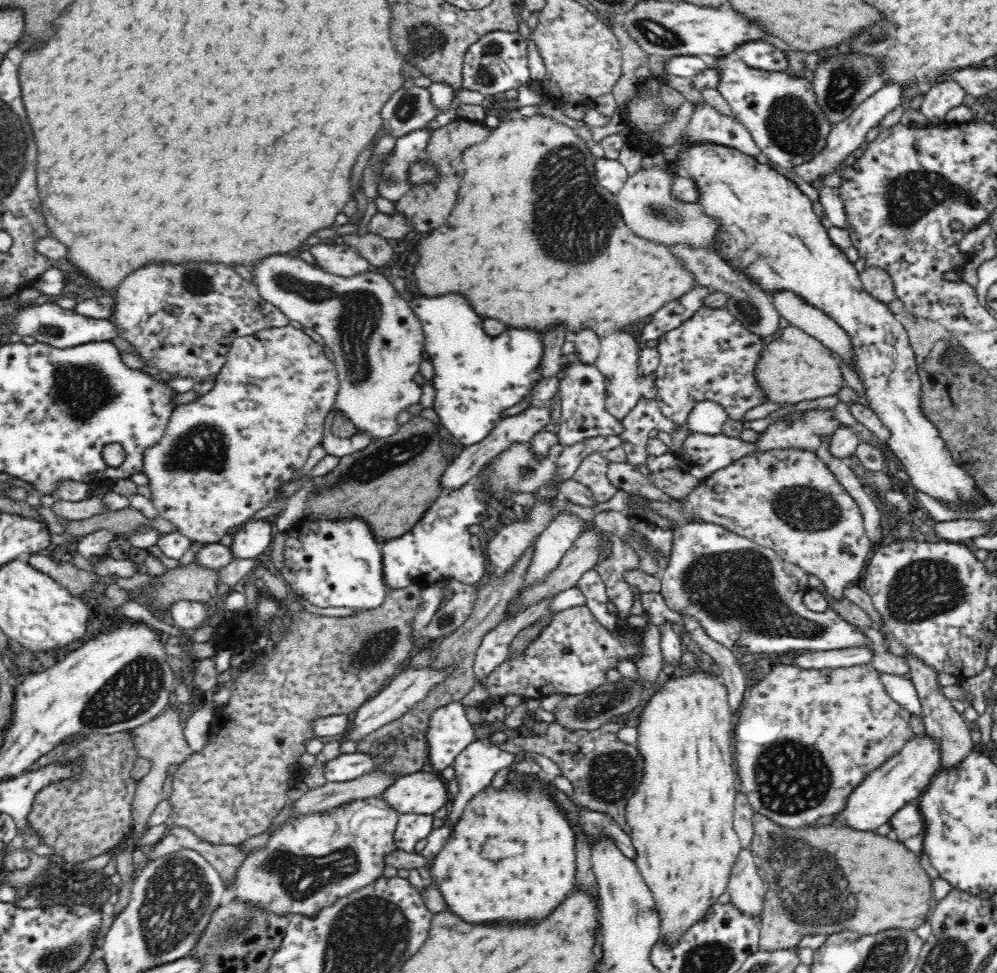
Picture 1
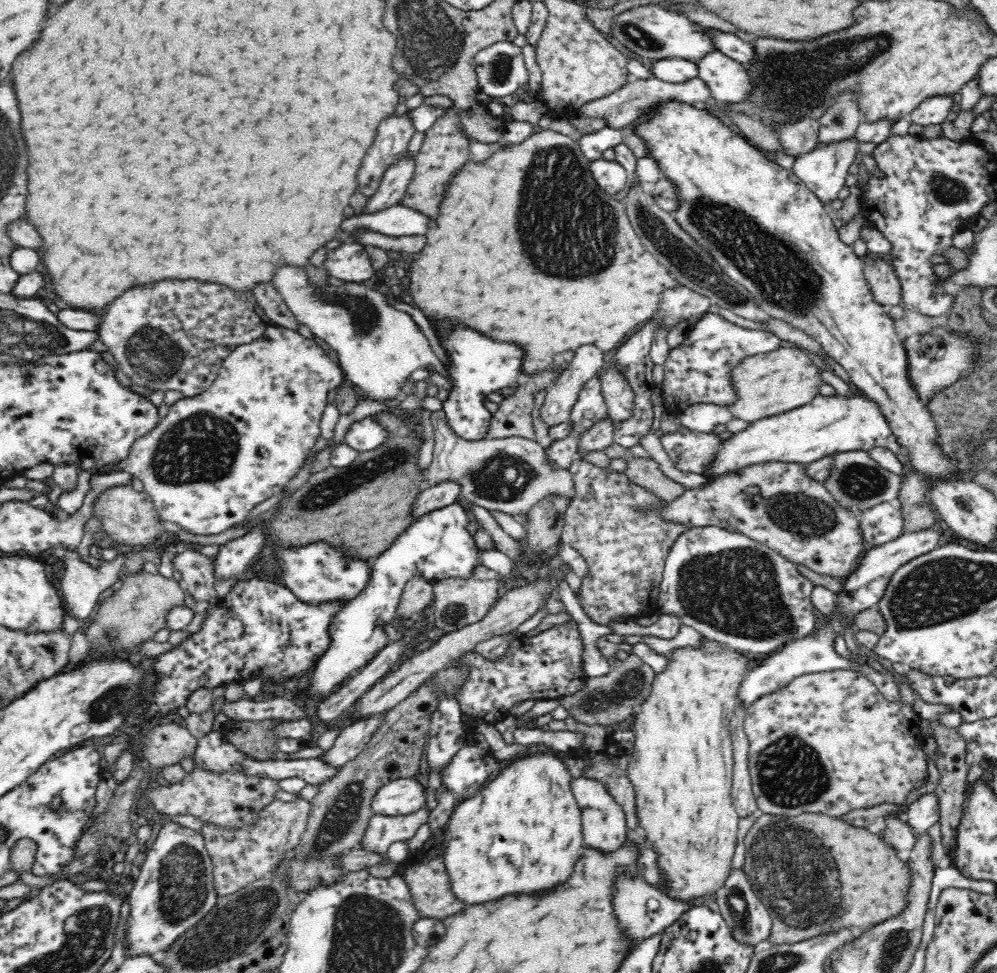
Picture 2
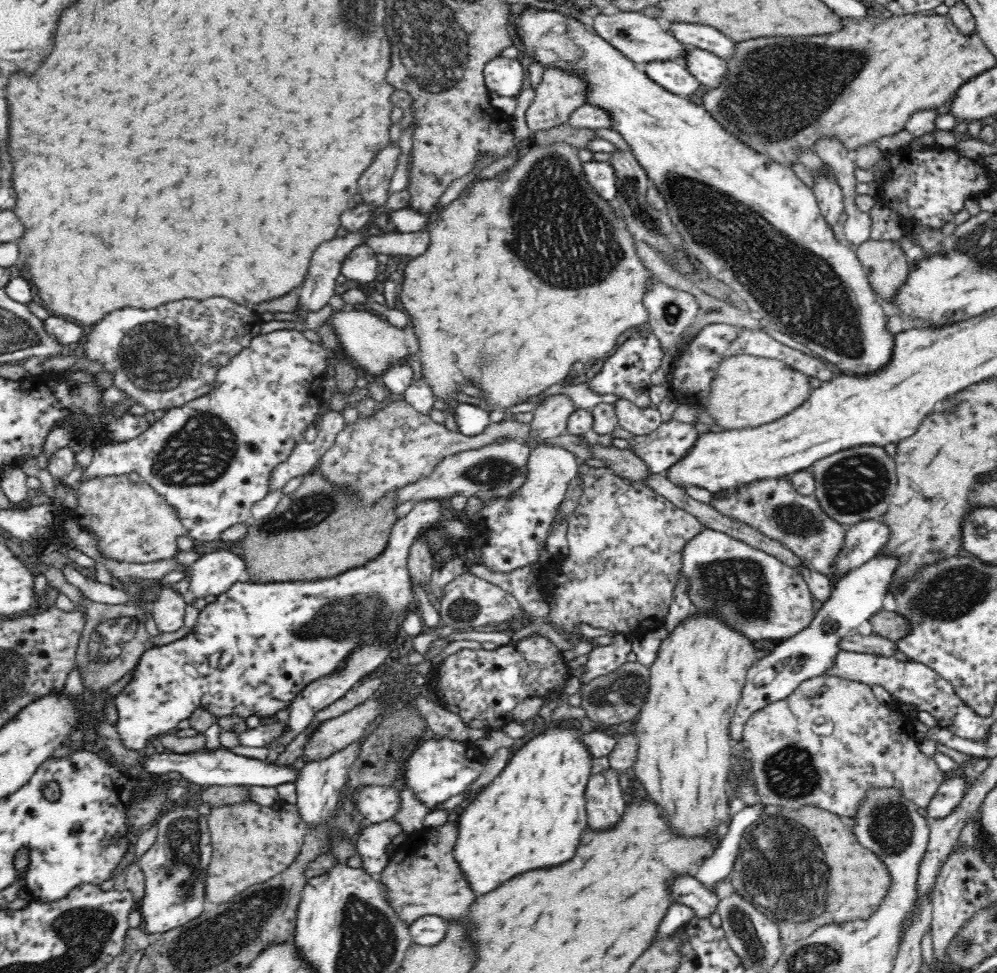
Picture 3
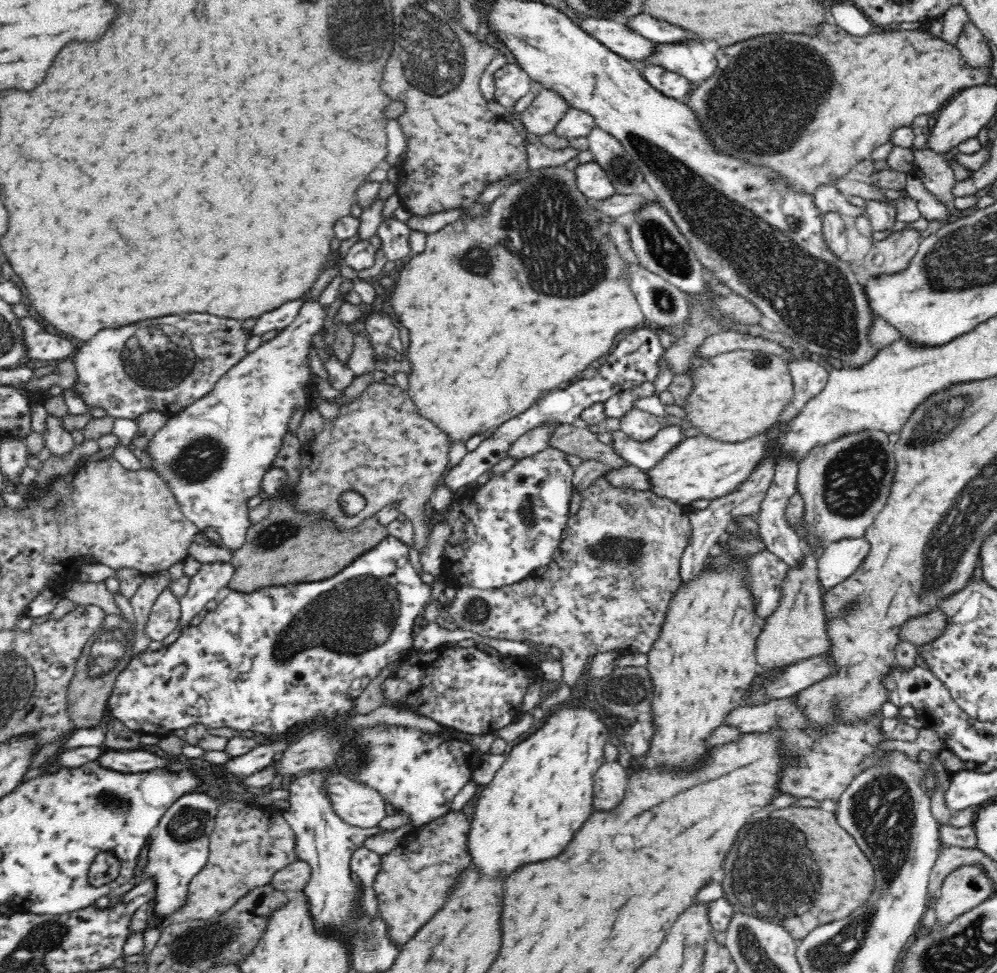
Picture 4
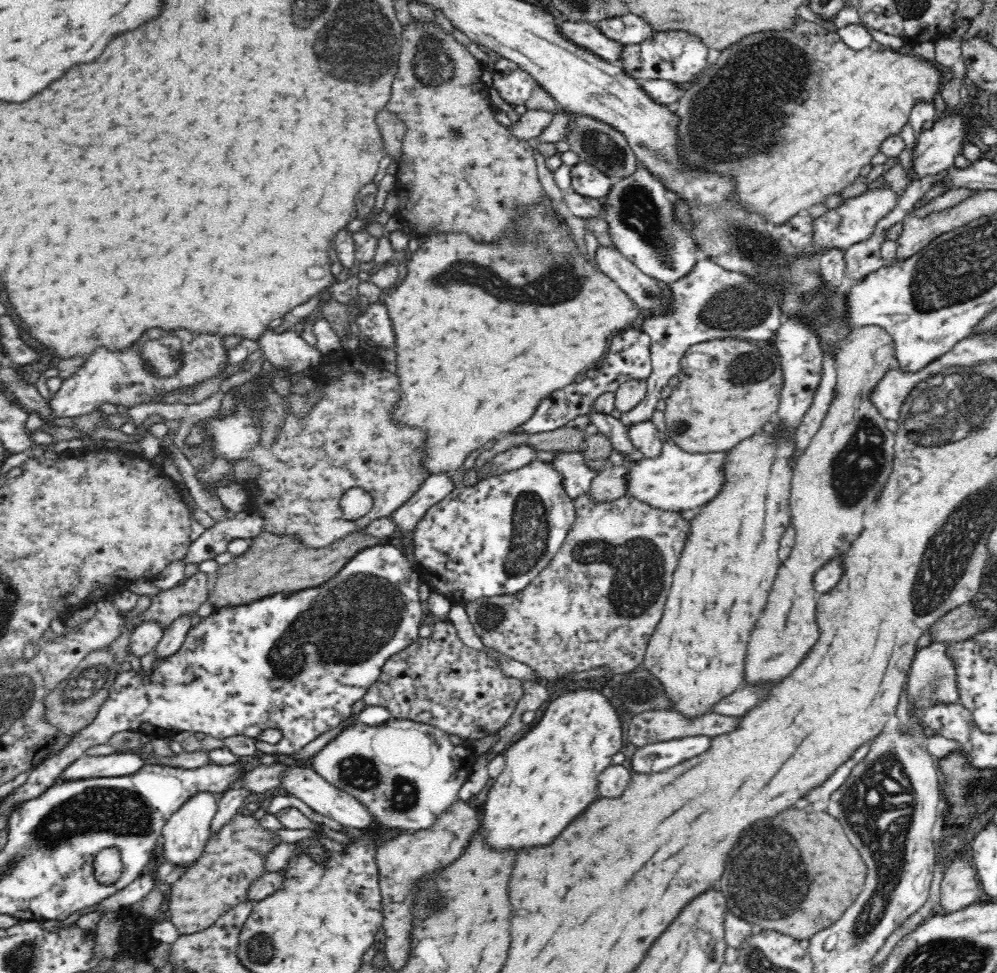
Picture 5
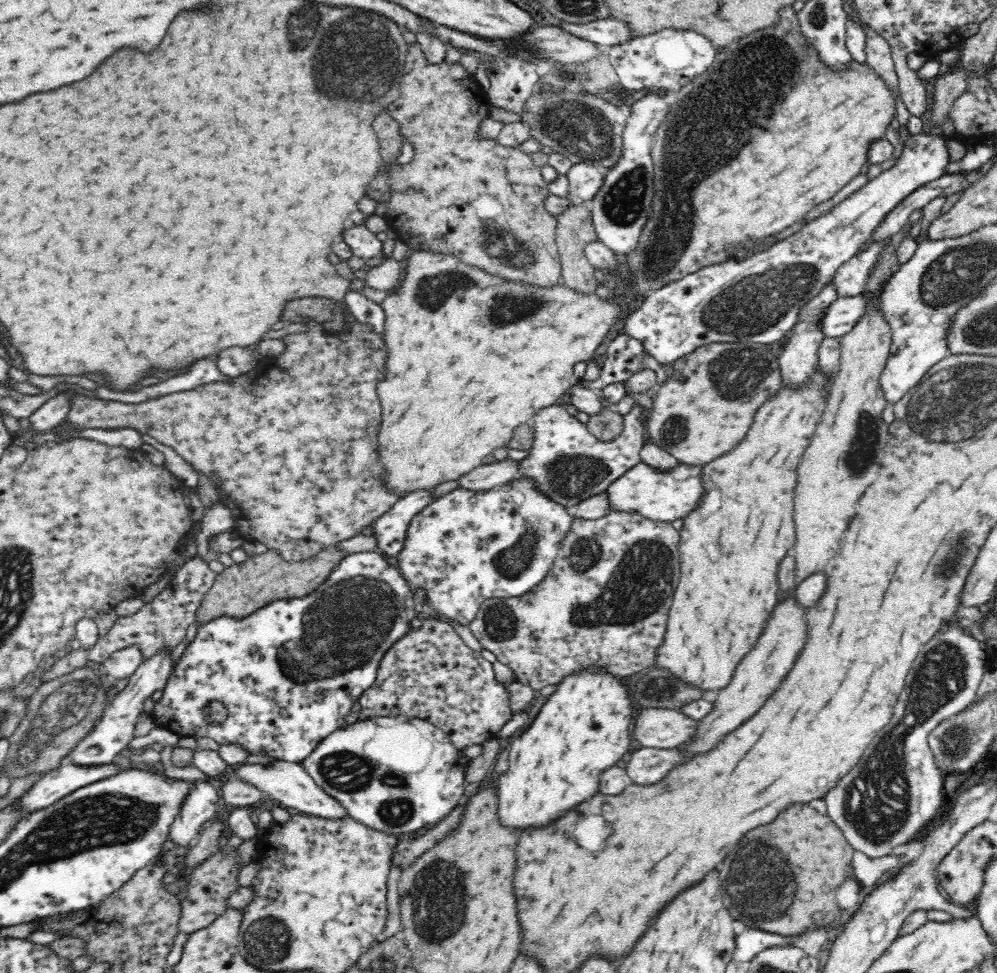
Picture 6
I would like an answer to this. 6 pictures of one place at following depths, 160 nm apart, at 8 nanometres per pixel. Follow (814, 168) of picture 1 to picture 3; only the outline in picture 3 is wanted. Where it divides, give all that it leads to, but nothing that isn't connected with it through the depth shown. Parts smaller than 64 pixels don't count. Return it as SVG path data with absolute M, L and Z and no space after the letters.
M833 173L829 174L829 176L831 177L816 174L813 192L826 223L832 228L835 224L839 224L838 220L842 212L844 212L844 204L842 189L837 179Z

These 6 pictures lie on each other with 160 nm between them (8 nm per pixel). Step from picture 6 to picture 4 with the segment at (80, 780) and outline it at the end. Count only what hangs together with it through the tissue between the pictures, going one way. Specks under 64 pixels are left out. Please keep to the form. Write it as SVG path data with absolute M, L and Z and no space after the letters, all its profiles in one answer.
M138 748L128 751L106 752L106 754L101 754L96 763L100 767L114 769L116 772L138 773L164 768L168 764L168 759L164 760L164 758L160 758L156 754Z

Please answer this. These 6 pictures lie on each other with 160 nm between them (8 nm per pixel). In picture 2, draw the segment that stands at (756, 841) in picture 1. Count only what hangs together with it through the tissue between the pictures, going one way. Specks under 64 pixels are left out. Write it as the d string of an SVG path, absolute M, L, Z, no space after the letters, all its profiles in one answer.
M760 813L742 842L746 854L741 869L756 897L767 906L772 919L772 943L796 944L826 932L836 932L838 928L867 930L906 908L910 884L907 858L884 845L877 834L850 825L840 817L824 813L804 813L795 817Z

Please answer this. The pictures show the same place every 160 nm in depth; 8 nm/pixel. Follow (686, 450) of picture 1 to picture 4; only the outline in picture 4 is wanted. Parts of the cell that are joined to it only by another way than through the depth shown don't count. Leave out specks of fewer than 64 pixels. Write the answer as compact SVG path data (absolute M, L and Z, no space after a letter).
M676 425L660 429L654 438L646 442L630 438L621 428L610 433L614 452L627 464L645 471L658 464L683 439L682 429Z

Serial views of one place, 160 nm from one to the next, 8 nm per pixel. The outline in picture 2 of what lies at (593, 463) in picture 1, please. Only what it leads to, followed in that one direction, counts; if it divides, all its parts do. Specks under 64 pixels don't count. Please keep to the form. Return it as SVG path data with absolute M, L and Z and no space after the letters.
M576 457L574 462L570 465L570 473L572 473L572 482L574 483L574 494L573 498L569 502L569 507L565 512L565 523L561 534L561 542L566 542L572 548L575 548L584 558L588 571L581 578L581 584L577 591L574 591L578 603L584 609L584 613L595 623L601 626L609 626L614 622L626 622L638 616L652 616L653 613L659 612L659 601L660 596L660 585L663 576L663 570L668 553L671 551L671 546L676 542L676 539L683 533L686 532L691 524L680 524L679 522L670 522L666 520L661 512L667 507L669 502L662 500L659 496L656 496L651 490L644 488L636 483L633 483L624 473L614 472L608 468L596 466L595 464L586 462L582 458Z

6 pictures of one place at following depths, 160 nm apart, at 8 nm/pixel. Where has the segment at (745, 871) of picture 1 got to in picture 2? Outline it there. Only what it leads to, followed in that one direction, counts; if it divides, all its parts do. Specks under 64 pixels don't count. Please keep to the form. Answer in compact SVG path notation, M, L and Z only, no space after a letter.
M734 869L724 883L724 887L715 892L719 912L728 929L732 931L732 937L742 945L750 945L755 948L763 942L770 941L772 919L768 914L767 906L756 897L746 873L742 869Z

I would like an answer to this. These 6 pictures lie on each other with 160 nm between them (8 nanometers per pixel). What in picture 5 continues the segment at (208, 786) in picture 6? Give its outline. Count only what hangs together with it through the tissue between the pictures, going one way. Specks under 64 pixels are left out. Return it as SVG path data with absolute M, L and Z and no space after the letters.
M199 792L189 798L164 825L162 838L164 838L164 856L167 862L172 864L188 864L195 863L202 852L208 839L210 838L211 820L217 811L216 798L211 792Z

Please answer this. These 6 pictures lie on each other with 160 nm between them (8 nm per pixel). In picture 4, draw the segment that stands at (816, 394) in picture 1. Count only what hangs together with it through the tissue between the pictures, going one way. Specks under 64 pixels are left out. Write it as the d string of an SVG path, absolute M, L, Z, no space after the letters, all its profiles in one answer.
M738 348L706 359L693 355L690 356L686 372L692 379L693 386L684 399L684 406L680 406L684 411L684 427L693 427L698 431L697 435L726 443L745 441L765 433L776 423L788 402L794 398L794 385L787 363L783 358L769 352Z

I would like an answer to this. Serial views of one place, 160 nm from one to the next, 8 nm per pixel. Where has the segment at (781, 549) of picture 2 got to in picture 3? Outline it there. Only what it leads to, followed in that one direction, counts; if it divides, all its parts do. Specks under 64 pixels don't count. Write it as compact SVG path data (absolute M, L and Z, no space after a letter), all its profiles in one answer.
M784 477L755 480L751 483L725 490L725 492L727 492L727 497L723 499L712 499L711 505L716 511L721 512L724 516L737 518L753 526L764 536L785 544L797 557L803 559L803 564L808 568L813 568L822 574L832 574L834 556L842 550L846 528L832 520L832 517L828 517L822 511L822 508L820 508L818 501L816 501L813 495L808 497L800 495L792 487L791 481L784 479Z

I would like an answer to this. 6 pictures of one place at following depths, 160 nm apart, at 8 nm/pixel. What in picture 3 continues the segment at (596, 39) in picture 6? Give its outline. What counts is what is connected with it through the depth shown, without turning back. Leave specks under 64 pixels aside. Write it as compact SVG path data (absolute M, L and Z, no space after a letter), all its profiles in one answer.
M664 23L666 31L670 31L676 40L684 46L712 51L716 56L726 59L734 54L734 42L730 42L724 34L708 26L694 26L684 23Z

